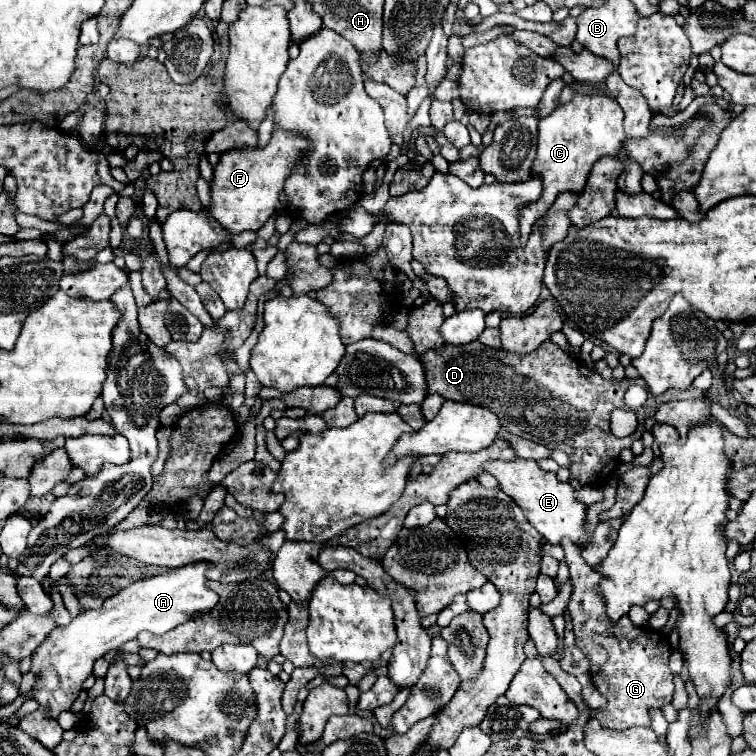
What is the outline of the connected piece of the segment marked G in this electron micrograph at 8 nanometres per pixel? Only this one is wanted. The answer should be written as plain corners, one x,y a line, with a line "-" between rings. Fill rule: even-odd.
573,592
569,600
569,614
573,622
575,632
575,644
583,654
589,654
589,674
597,688
597,692
607,700
607,704
599,710
595,710
595,718
611,730
627,730
631,726
647,726
649,728
649,708
663,708
665,704
671,704
675,686
673,686
673,674
669,670
669,638
653,628
637,628
629,620
629,616
623,616
617,624
611,624
605,616
605,604
599,592

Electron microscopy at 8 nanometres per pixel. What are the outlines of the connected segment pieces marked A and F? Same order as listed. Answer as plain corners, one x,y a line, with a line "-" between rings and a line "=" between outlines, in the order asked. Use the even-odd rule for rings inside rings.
195,562
195,564
189,564
185,568
169,570
169,572
159,574
155,578
149,578
149,580
133,582
131,586
121,590
119,594
105,598
105,602
99,608
83,610
67,626
55,626
55,630
51,630
51,636
47,636
47,640
43,640
43,644
39,644
39,648
31,654
31,660
33,660
31,672
37,676
37,680
33,684
33,700
37,700
39,706
47,708
47,718
57,720
57,716
61,712
71,710
71,704
77,700
77,696
83,690
83,682
91,674
93,662
97,658
105,656
109,650
117,650
121,644
135,640
137,634
143,632
143,630
153,632
153,634
165,634
165,632
173,630
175,626
187,622
193,614
209,612
217,604
217,594
213,590
205,588
205,584
207,584
205,572
209,568
211,566
207,562
=
275,128
273,138
265,148
241,148
223,152
219,164
213,168
211,202
205,206
205,210
231,234
241,234
245,230
257,232
275,212
275,204
283,192
285,178
291,174
299,156
303,154
305,142
299,138
289,142
289,134
279,128

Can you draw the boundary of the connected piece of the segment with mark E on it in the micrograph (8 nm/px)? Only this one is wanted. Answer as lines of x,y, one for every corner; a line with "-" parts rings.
517,458
513,462
505,462
505,460
495,460
495,462
487,462
483,464
485,472
489,472
491,476
495,476
495,480
499,482
499,488
511,496
515,500
515,504
519,504
519,508
523,510
523,514
527,516
527,520
553,544
559,544
559,540
563,536
571,538
575,544
579,544
579,540
583,538
585,530
583,530
583,520
585,520
585,504
581,504
575,498
575,490
571,488
571,484
557,480
557,476
553,472
545,472
537,466
535,460
523,460

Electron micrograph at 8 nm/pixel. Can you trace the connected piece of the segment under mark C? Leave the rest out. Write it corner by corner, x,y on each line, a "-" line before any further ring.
575,94
571,102
561,104
551,116
541,118
531,176
541,176
543,194
535,204
527,204
527,208
519,212
521,240
529,240
531,228
549,210
559,192
581,192
591,166
603,156
615,156
623,140
623,110
609,96

